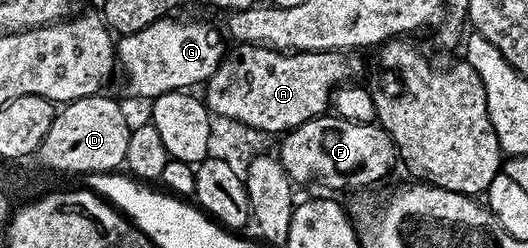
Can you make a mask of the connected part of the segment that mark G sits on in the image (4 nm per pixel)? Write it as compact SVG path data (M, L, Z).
M162 18L136 33L119 36L116 58L119 70L128 78L128 91L151 101L162 93L192 89L195 83L207 84L224 60L225 36L208 23L191 23L188 19Z

